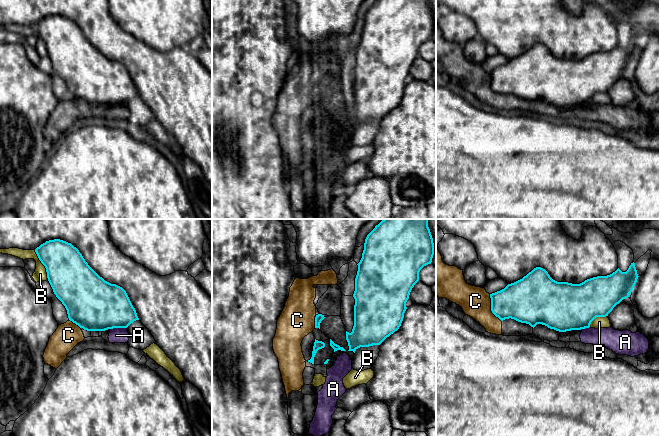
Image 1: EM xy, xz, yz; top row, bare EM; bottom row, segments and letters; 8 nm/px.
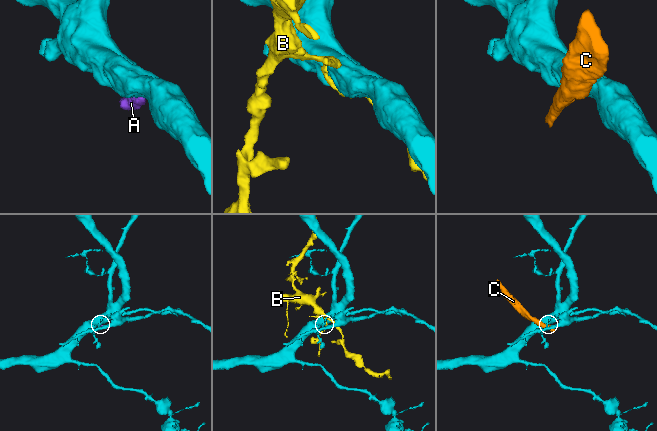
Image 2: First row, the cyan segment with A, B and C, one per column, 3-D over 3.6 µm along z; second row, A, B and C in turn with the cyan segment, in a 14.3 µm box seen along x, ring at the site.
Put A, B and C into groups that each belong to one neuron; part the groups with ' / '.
A C / B

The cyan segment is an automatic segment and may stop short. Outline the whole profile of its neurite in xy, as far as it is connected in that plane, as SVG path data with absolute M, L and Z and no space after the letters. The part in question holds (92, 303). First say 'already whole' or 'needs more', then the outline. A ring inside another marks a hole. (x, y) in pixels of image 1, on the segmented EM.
already whole | M60 239L46 241L35 249L45 266L48 281L56 297L65 306L70 321L87 331L127 328L139 320L126 291L105 281L85 261L79 250Z

